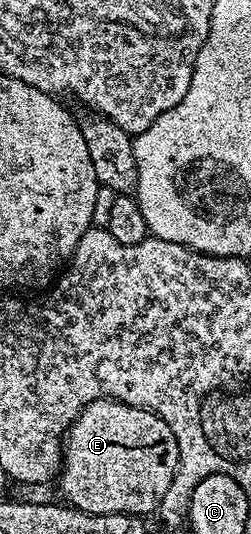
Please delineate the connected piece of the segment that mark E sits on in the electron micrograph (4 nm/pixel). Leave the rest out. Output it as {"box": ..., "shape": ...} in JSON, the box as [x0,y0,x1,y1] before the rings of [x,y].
{"box":[60,399,178,517],"shape":[[[97,399],[79,413],[64,436],[64,454],[60,468],[60,495],[77,511],[93,515],[136,515],[146,517],[157,512],[161,498],[172,485],[178,465],[178,442],[168,425],[158,415],[142,407],[115,403],[113,399]]]}

